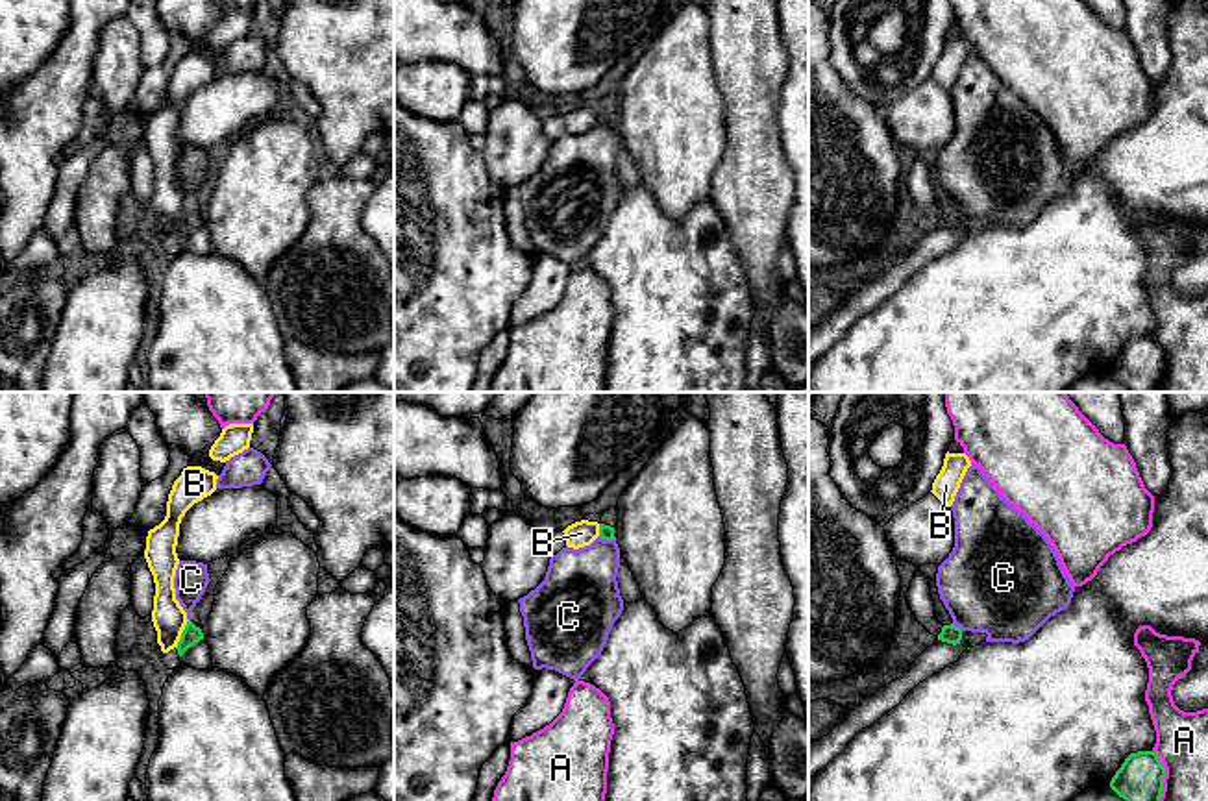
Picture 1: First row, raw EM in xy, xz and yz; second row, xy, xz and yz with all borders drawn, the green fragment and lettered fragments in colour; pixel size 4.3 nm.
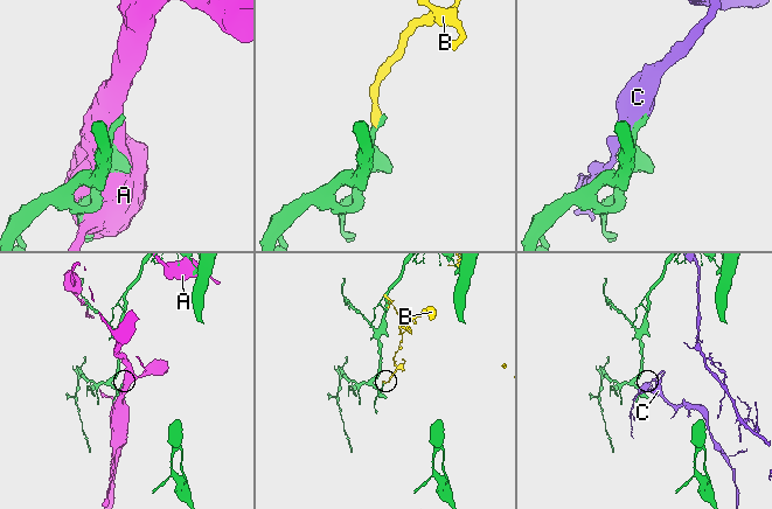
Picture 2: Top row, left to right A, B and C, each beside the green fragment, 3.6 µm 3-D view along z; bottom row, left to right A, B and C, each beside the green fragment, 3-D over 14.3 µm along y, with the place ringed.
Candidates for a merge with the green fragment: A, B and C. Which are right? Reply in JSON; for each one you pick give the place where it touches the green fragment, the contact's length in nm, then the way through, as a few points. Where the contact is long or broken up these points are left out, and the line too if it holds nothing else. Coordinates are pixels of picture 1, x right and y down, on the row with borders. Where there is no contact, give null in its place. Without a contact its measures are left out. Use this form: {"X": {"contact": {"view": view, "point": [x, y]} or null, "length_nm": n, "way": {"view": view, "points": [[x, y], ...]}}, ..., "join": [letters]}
{"join": []}

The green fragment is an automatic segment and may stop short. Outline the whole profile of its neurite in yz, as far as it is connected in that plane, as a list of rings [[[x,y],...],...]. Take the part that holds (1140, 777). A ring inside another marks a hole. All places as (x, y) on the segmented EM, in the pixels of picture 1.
[[[1154,751],[1130,753],[1110,781],[1125,801],[1160,801],[1165,768]]]

